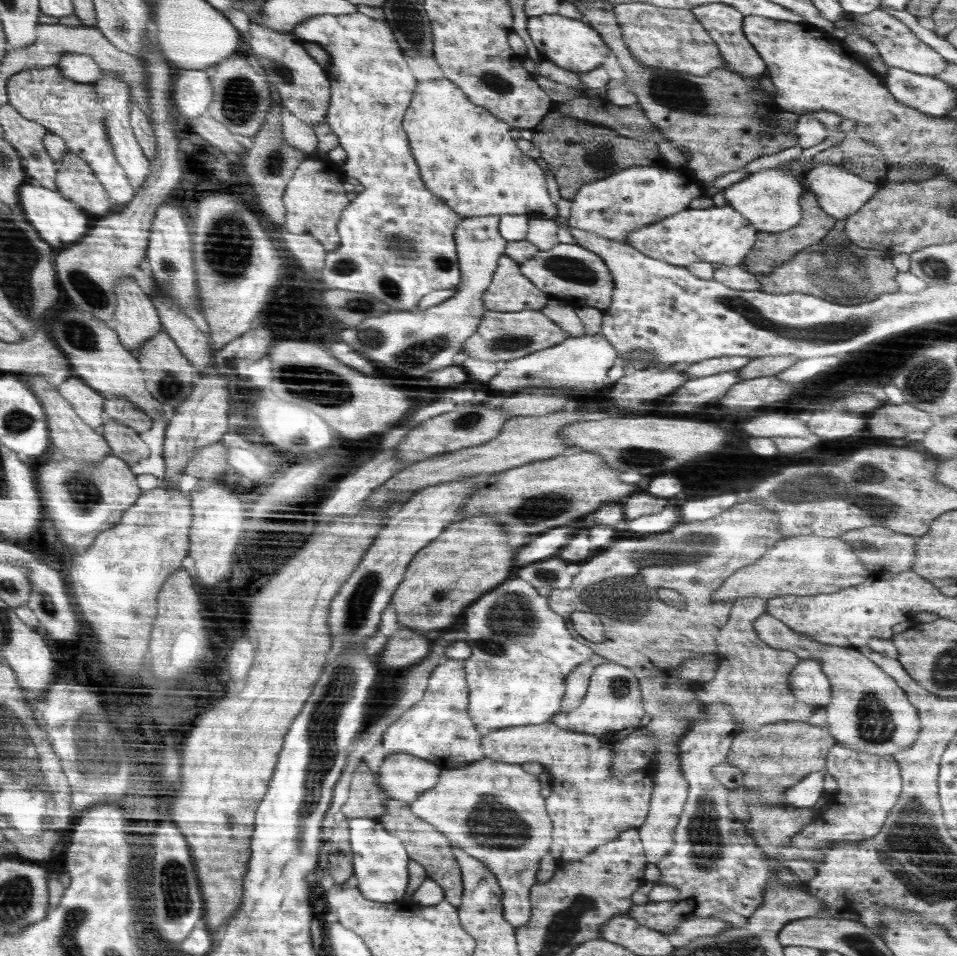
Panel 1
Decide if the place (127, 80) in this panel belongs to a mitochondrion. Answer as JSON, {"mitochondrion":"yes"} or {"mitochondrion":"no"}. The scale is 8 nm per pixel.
{"mitochondrion":"no"}

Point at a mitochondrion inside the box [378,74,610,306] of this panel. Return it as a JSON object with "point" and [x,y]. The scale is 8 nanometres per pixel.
{"point":[573,269]}

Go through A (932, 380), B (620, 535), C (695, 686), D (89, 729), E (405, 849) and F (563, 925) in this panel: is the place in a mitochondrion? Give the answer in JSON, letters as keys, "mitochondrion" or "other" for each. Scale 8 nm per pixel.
{"A":"mitochondrion","B":"other","C":"other","D":"mitochondrion","E":"other","F":"mitochondrion"}

